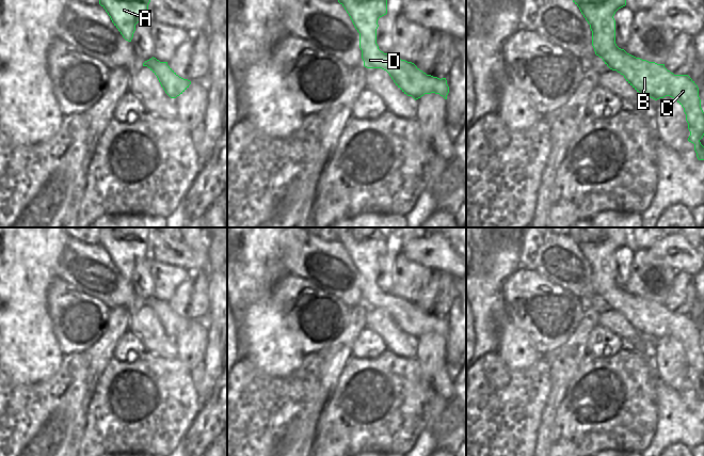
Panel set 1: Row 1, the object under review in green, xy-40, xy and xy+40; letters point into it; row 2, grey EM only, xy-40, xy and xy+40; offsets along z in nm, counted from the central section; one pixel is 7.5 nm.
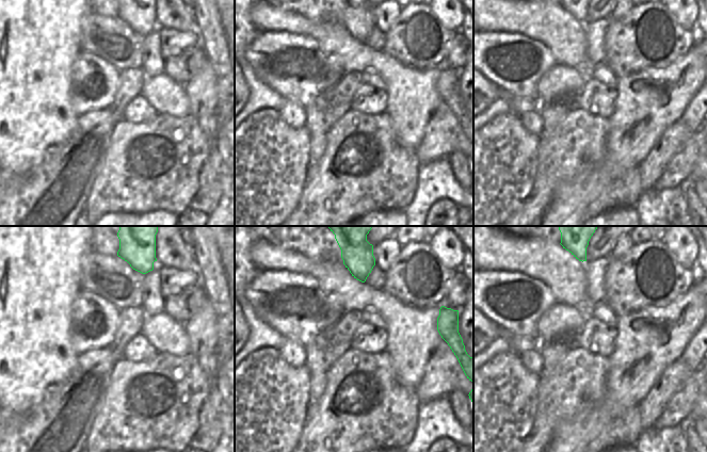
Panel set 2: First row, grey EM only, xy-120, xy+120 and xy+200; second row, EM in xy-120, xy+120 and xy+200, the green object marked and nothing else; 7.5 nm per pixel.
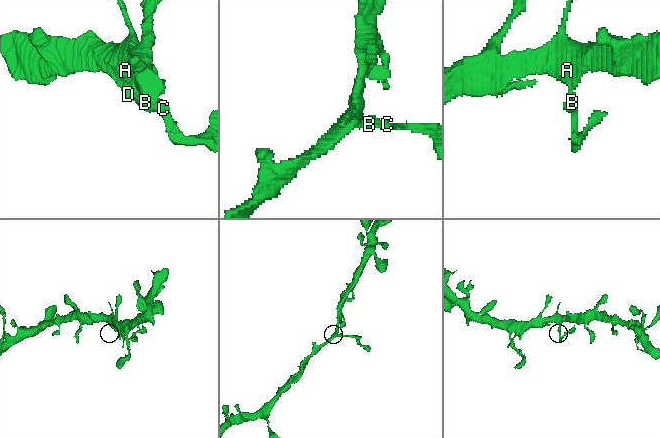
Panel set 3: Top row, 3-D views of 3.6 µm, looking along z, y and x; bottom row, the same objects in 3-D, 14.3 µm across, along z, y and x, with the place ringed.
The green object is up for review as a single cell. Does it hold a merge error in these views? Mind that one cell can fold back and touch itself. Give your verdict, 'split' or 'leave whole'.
split

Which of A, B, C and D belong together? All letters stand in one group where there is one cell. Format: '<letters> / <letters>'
A / B C D

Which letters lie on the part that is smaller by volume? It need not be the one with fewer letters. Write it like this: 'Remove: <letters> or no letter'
Remove: B, C, D

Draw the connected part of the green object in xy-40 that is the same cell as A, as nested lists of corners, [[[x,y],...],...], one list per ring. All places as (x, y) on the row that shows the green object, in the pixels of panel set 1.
[[[99,0],[123,37],[131,42],[135,25],[148,16],[150,0]]]

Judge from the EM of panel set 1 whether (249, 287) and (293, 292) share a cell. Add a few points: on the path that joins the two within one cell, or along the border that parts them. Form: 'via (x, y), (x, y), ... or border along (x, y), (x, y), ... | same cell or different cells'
border along (286, 272), (272, 287), (272, 298), (282, 313) | different cells

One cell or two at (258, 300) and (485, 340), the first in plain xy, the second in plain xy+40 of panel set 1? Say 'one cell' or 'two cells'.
two cells

